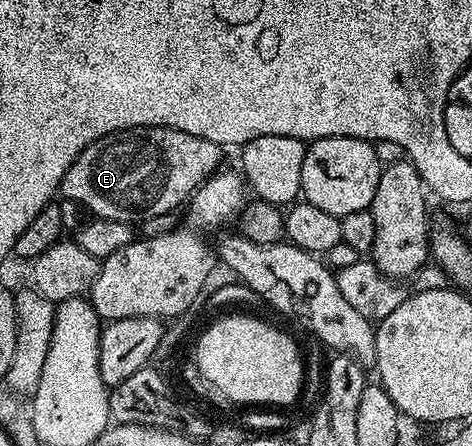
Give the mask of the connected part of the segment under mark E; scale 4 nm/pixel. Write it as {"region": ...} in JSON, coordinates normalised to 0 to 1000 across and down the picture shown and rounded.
{"region":[[[278,285],[271,294],[248,294],[189,321],[161,361],[153,361],[144,388],[136,388],[127,437],[184,464],[193,484],[294,504],[309,489],[375,475],[383,455],[388,462],[422,415],[472,372],[470,348],[472,332],[449,316],[432,316],[432,307],[407,307],[354,285]]]}

